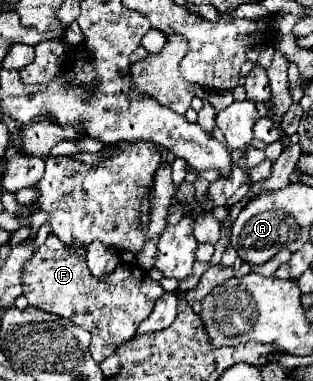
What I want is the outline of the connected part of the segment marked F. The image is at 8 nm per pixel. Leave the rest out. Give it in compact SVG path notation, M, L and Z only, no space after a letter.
M50 235L22 271L24 297L32 307L70 319L82 329L92 333L90 353L100 364L114 353L114 349L136 335L138 325L148 319L156 299L164 293L158 281L150 279L136 263L122 263L106 279L98 279L86 265L86 253L72 253L72 245L62 243L56 235Z

